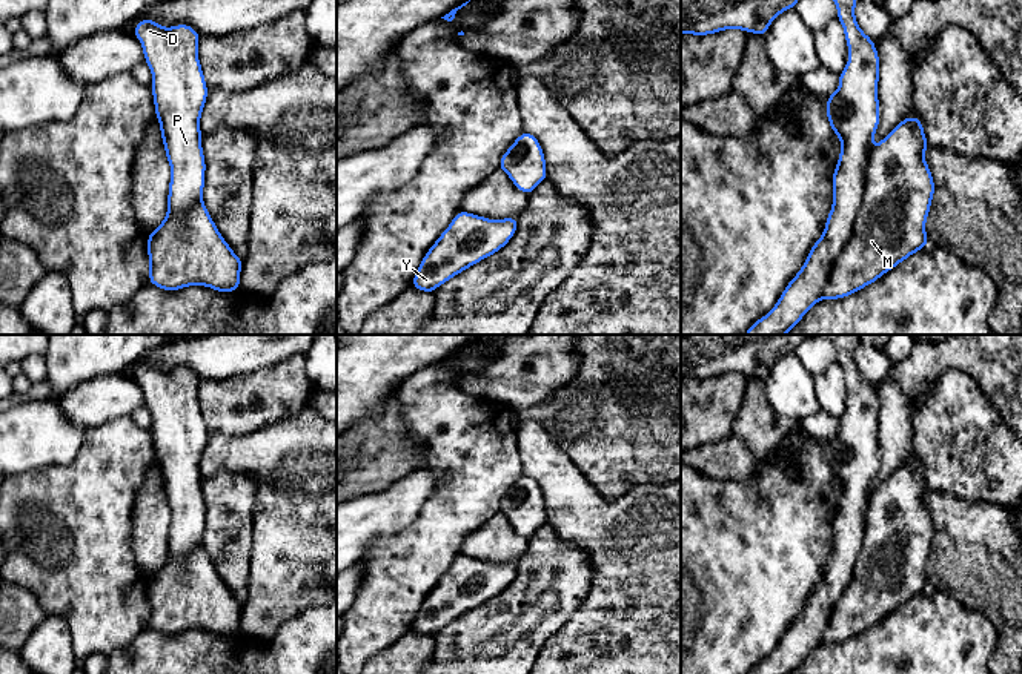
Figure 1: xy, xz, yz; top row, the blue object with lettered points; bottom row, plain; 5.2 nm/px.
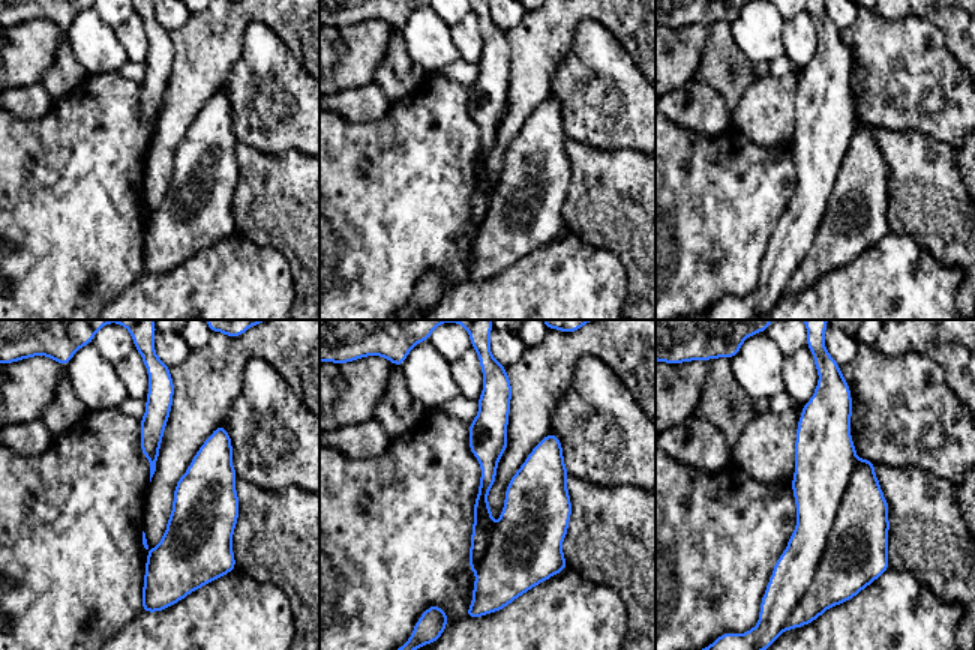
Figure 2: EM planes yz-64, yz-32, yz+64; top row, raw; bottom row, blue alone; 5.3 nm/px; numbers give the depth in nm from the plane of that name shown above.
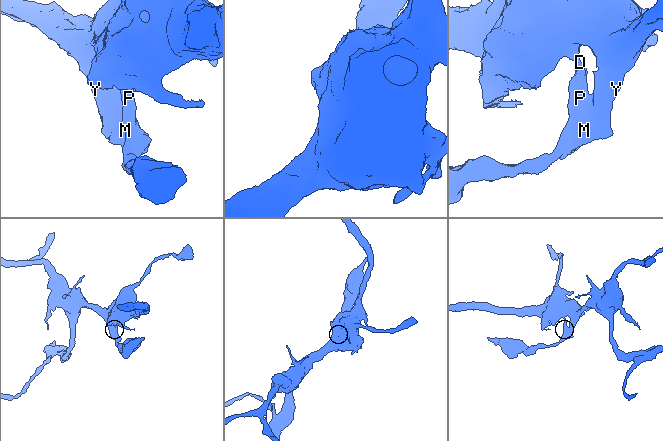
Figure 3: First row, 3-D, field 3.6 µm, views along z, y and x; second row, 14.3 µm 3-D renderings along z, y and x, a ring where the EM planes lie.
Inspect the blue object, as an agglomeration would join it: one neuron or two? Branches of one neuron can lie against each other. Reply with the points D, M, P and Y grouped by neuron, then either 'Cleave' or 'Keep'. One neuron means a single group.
Groups: D M P Y. Keep

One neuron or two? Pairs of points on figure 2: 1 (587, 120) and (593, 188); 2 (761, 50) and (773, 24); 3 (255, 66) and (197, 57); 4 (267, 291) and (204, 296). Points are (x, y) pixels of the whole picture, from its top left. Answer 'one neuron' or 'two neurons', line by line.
1: two neurons
2: one neuron
3: two neurons
4: one neuron

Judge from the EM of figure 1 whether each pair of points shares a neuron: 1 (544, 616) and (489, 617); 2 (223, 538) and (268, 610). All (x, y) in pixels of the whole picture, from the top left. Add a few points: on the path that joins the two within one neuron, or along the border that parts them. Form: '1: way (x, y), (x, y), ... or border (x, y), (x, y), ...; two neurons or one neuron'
1: way (530, 616), (503, 617); one neuron
2: border (251, 542), (248, 598), (243, 604); two neurons

